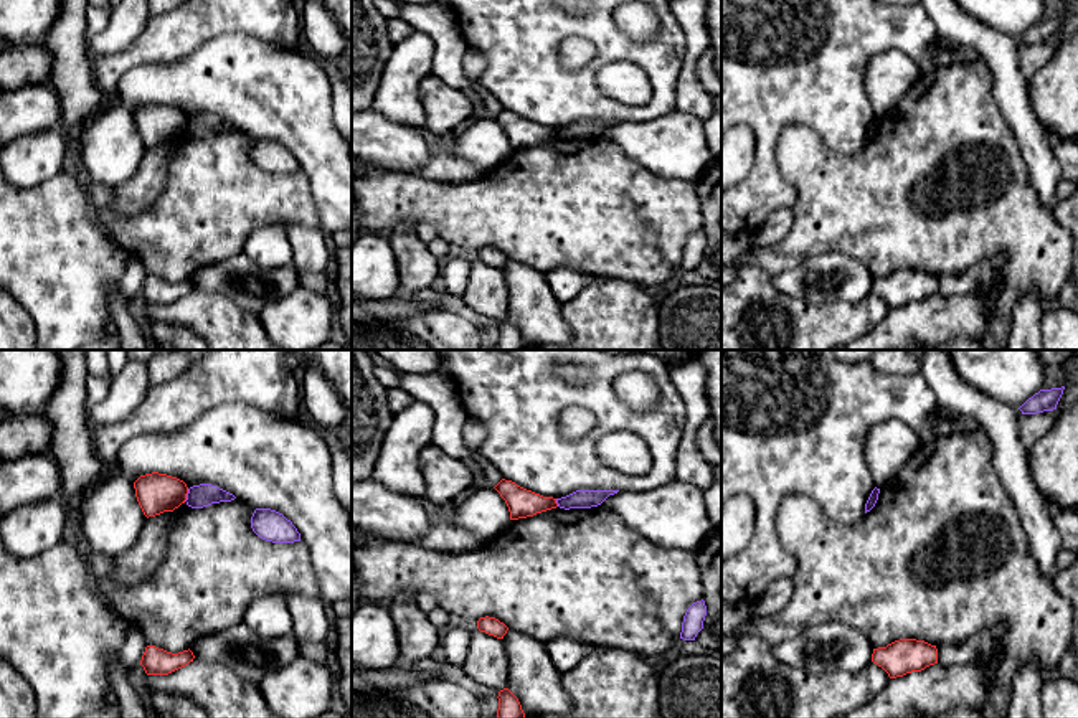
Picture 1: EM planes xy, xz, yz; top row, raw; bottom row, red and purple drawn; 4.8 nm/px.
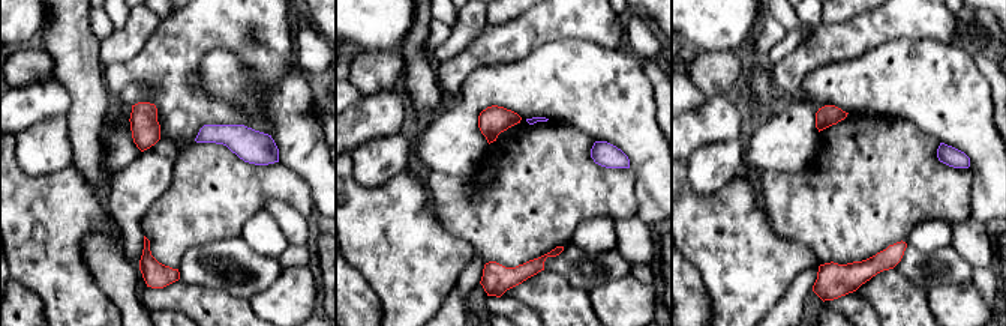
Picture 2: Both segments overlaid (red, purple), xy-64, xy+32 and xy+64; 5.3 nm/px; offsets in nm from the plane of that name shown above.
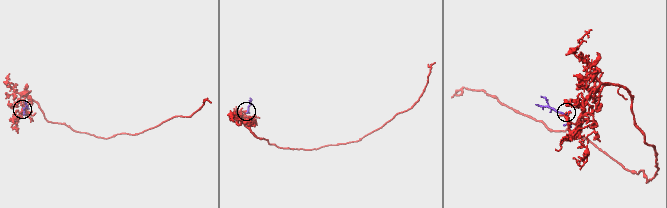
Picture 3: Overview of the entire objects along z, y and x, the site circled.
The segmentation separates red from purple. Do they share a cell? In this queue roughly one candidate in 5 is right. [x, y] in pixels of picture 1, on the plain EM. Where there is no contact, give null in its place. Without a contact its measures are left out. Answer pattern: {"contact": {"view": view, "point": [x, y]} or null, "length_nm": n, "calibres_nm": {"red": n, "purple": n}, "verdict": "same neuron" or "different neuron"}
{"contact": {"view": "xy", "point": [185, 126]}, "length_nm": 70, "calibres_nm": {"red": 190, "purple": 110}, "verdict": "different neuron"}

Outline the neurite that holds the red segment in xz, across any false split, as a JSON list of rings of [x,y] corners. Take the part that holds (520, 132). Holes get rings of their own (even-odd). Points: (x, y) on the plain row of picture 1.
[[[502,109],[494,119],[505,130],[510,150],[533,147],[558,137],[556,129],[527,120],[512,111]]]

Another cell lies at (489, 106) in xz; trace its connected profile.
[[[480,86],[475,89],[474,97],[477,101],[477,107],[479,107],[480,114],[485,117],[494,119],[502,111],[499,99],[490,91],[487,91]]]

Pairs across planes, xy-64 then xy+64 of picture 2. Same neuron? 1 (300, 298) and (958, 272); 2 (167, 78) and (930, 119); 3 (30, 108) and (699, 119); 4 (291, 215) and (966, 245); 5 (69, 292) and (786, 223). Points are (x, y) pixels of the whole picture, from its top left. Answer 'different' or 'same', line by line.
1: different
2: different
3: same
4: same
5: different

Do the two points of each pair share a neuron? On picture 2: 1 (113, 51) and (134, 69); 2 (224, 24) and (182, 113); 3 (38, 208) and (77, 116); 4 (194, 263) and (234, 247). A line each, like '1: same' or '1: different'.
1: different
2: same
3: different
4: same

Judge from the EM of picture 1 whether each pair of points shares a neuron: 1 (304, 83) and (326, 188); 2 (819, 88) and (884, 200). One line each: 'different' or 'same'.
1: same
2: different

